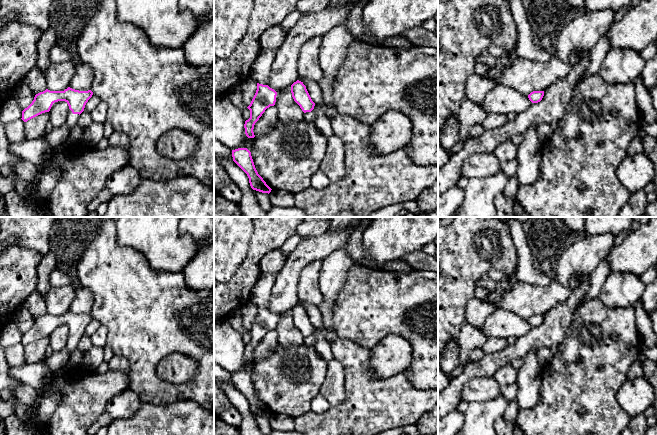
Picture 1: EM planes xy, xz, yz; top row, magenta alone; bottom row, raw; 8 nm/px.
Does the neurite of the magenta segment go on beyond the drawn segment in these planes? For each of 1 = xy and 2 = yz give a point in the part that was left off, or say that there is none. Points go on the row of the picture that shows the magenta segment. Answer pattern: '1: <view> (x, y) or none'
1: xy (71, 121)
2: none

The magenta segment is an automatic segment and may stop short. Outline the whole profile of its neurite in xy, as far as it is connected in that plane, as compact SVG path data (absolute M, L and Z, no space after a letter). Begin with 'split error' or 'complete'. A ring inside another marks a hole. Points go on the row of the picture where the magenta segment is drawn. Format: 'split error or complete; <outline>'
split error; M70 87L64 91L50 91L46 89L35 95L32 103L22 111L21 119L27 122L42 113L49 112L55 102L65 101L69 106L66 124L72 129L77 125L77 120L92 95L93 92L91 90L79 91Z

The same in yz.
complete; M533 91L528 95L528 98L532 103L538 103L542 100L543 96L544 91Z

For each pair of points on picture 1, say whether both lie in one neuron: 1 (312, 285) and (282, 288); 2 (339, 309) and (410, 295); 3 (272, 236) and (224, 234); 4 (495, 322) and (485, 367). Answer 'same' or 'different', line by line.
1: different
2: same
3: different
4: different

